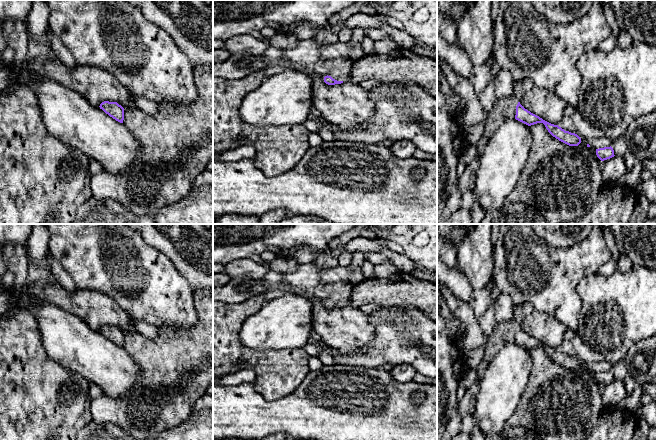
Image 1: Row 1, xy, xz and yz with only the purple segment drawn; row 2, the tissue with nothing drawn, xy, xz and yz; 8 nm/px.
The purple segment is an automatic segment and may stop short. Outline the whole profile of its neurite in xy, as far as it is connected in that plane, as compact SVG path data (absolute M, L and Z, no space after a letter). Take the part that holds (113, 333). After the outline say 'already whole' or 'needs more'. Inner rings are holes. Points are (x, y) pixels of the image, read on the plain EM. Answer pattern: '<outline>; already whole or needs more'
M104 325L100 328L100 333L102 333L106 338L115 343L116 345L123 347L124 344L124 332L117 326Z; already whole

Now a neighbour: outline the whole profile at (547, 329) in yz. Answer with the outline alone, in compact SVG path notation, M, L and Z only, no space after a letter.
M529 303L515 306L513 319L525 333L551 348L558 349L564 340L567 328L555 317L536 310Z

